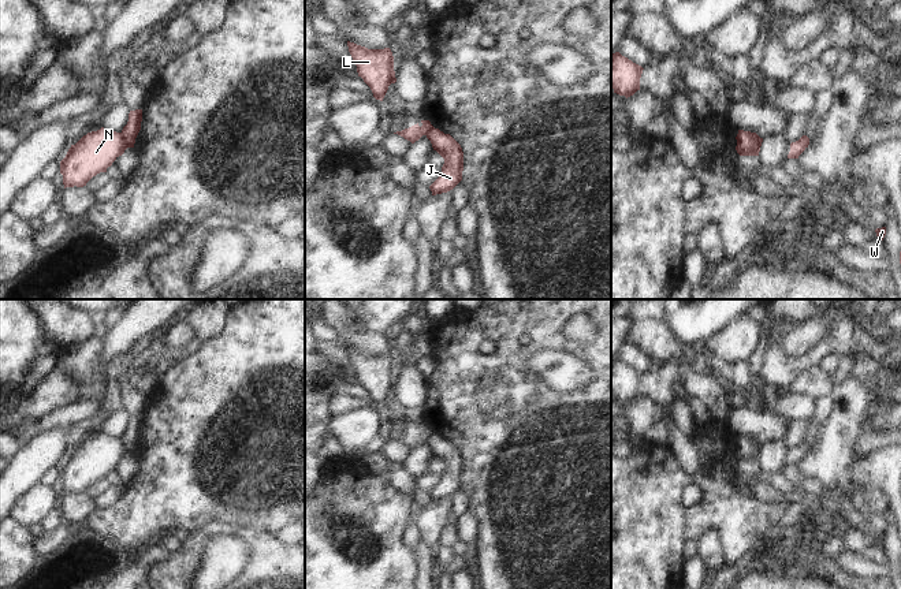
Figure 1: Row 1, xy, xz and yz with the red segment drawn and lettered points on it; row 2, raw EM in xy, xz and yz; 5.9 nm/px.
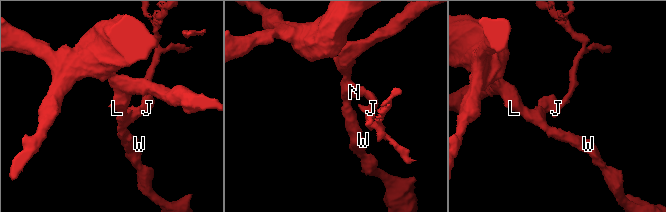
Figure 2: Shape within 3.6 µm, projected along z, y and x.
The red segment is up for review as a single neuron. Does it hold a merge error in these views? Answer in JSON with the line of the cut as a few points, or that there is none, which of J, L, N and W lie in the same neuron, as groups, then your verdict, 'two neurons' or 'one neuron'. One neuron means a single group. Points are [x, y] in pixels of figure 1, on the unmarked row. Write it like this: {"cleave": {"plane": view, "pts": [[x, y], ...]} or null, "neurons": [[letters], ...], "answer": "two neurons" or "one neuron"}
{"cleave": {"plane": "xy", "pts": [[120, 439], [127, 453]]}, "neurons": [["J"], ["L", "N", "W"]], "answer": "two neurons"}

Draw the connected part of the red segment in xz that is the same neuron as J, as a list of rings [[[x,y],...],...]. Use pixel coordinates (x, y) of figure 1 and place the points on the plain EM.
[[[435,433],[428,437],[427,444],[431,447],[433,456],[444,465],[442,478],[429,495],[432,502],[447,499],[462,487],[462,454],[450,440],[444,440]]]

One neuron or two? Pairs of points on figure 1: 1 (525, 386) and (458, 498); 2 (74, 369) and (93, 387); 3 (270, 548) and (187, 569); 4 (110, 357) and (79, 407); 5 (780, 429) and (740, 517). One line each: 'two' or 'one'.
1: two
2: two
3: one
4: two
5: two

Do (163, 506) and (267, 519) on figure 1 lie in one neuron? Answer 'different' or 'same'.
same

